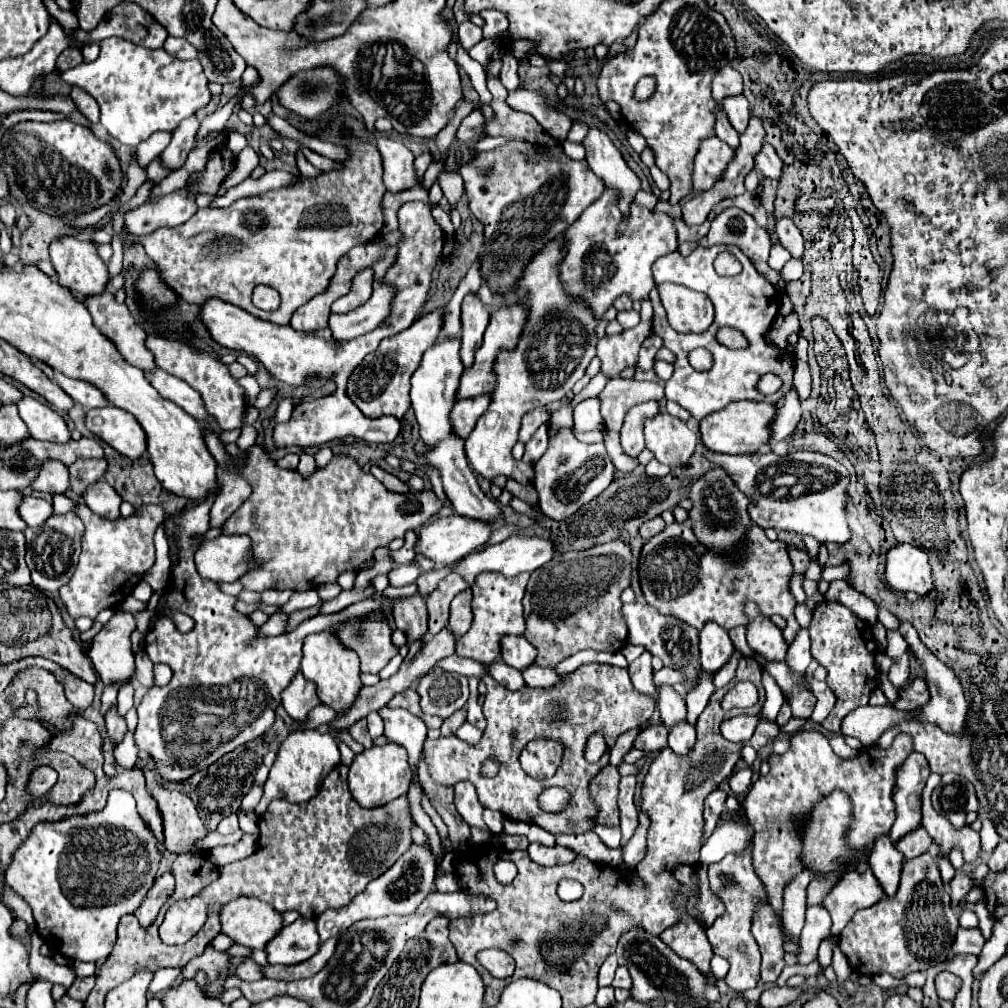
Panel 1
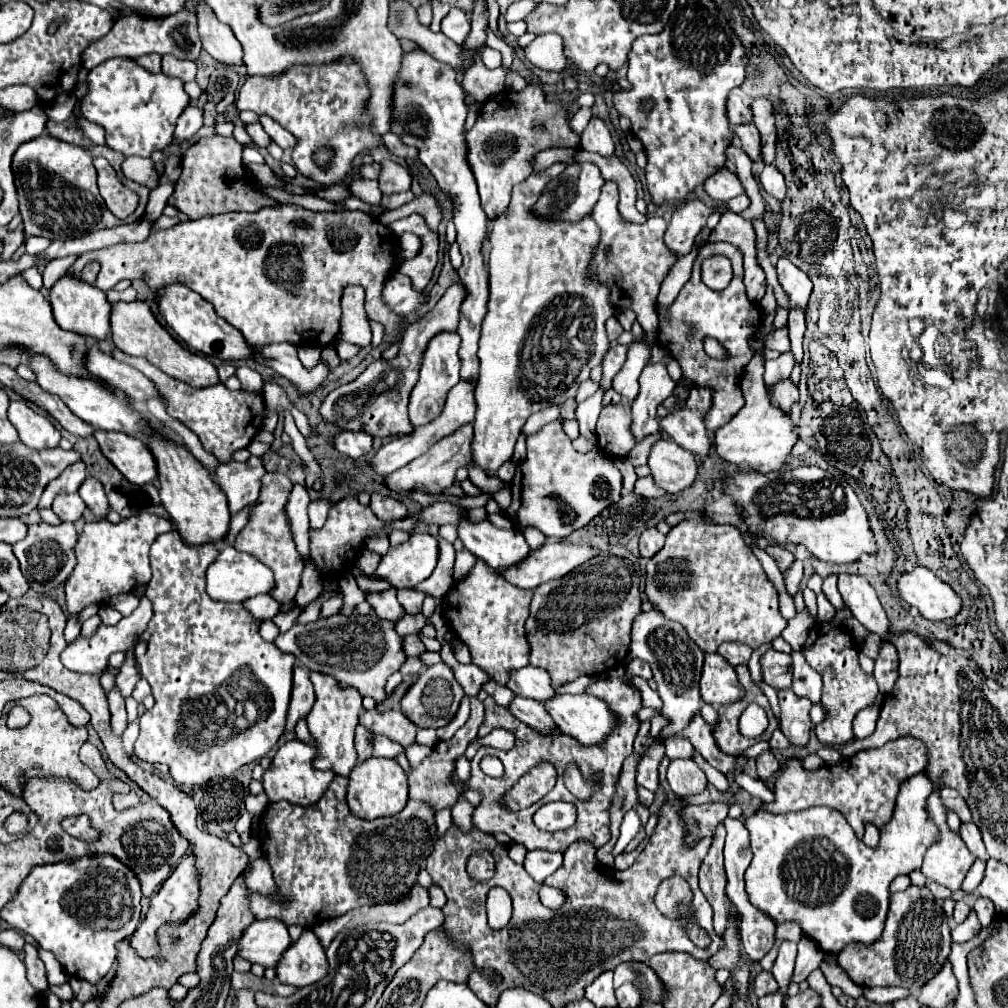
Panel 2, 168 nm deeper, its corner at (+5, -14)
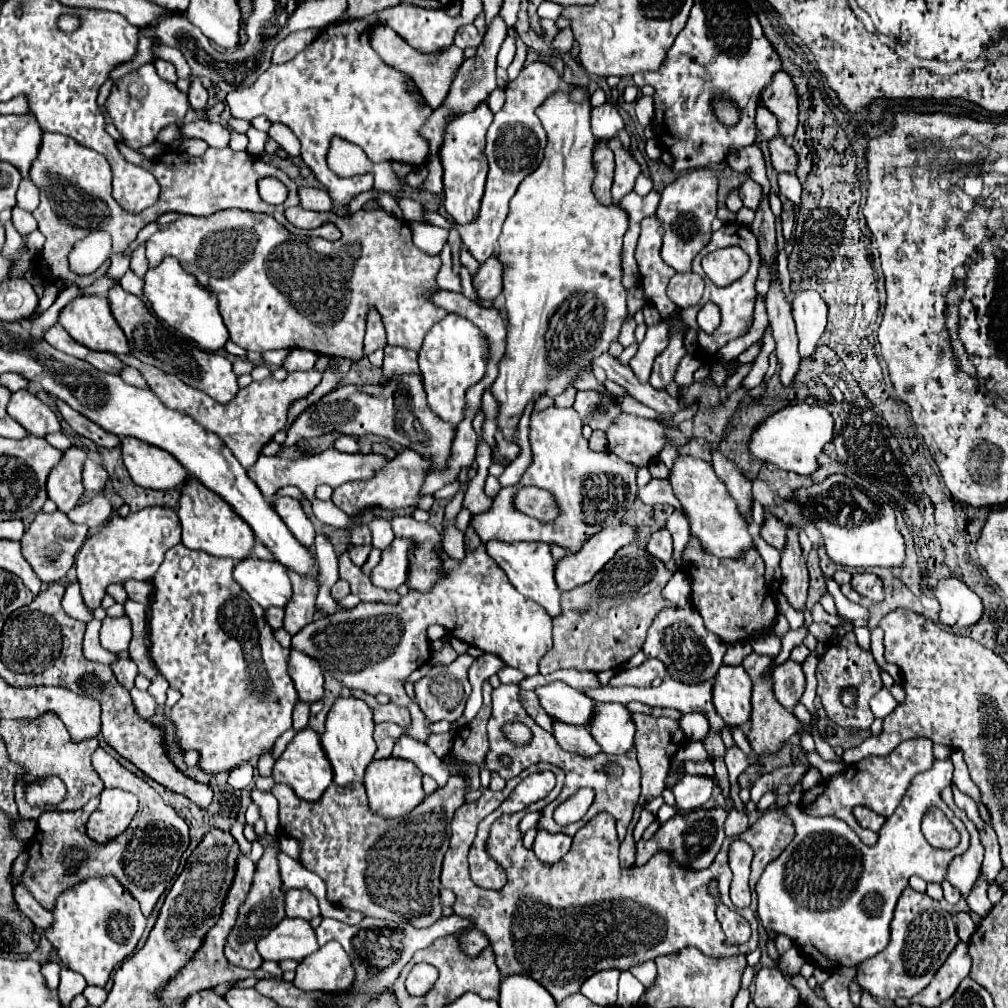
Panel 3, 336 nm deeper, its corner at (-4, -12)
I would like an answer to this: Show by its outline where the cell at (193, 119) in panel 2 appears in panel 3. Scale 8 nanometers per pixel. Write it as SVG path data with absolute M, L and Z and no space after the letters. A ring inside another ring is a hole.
M191 76L191 88L189 88L189 106L193 108L193 110L199 110L199 112L205 112L205 106L207 106L207 90L203 88L203 84L201 84L201 80L199 78L195 78L195 76Z

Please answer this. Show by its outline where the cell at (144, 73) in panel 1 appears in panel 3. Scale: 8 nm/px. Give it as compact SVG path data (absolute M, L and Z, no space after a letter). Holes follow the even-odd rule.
M145 64L133 72L125 74L123 78L115 80L111 94L105 102L107 116L111 118L111 122L123 136L123 142L133 150L153 144L157 140L157 134L163 128L167 128L171 124L181 124L187 110L189 110L187 94L181 92L175 84L159 78L153 64Z

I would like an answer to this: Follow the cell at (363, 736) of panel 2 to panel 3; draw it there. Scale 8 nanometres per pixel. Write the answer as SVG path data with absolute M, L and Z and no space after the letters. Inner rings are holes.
M375 724L375 742L377 742L375 758L391 756L393 744L401 734L403 734L403 730L395 724Z

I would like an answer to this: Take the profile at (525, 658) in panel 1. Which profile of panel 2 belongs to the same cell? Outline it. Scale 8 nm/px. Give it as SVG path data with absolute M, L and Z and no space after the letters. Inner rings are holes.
M526 666L520 668L520 672L514 672L514 676L510 676L510 684L506 686L522 698L530 698L538 702L556 696L554 688L550 686L550 676L542 668L534 668L534 666Z

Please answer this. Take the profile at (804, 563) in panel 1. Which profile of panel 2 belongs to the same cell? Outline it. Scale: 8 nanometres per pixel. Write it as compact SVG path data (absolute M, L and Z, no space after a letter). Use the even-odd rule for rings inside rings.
M768 544L768 546L766 546L766 552L776 560L778 568L780 568L782 572L788 570L788 566L790 566L790 556L794 556L792 552L788 552L786 548L782 548L782 546L778 546L778 544Z

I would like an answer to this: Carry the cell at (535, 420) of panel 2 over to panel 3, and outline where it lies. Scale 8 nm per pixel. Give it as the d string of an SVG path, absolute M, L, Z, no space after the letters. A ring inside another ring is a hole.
M569 386L563 394L559 394L555 398L555 406L559 406L559 408L571 408L573 402L575 402L575 394L577 394L577 390L573 386Z

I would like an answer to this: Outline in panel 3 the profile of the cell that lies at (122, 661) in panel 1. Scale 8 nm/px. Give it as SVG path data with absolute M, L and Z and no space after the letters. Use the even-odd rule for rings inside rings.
M127 616L121 618L105 618L99 630L101 646L113 654L119 654L129 648L131 642L131 620Z

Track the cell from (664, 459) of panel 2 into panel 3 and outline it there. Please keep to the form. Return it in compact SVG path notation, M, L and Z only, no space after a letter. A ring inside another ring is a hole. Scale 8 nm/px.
M677 454L673 468L669 470L669 482L673 488L673 494L679 498L687 512L687 520L691 524L691 534L697 536L703 544L703 548L719 558L737 558L741 550L747 550L753 546L751 534L747 530L747 524L737 514L735 502L729 498L725 484L719 482L719 478L713 472L713 466L701 458Z

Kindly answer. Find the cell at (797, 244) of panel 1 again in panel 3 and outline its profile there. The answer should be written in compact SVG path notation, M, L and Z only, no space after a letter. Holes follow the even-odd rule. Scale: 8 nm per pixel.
M795 290L791 308L797 326L799 354L801 358L809 358L825 330L827 304L817 290Z

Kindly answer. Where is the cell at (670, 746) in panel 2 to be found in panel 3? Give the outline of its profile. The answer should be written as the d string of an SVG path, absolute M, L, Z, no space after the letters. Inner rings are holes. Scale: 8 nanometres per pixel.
M707 760L707 762L687 762L685 770L689 774L713 774L713 764Z

